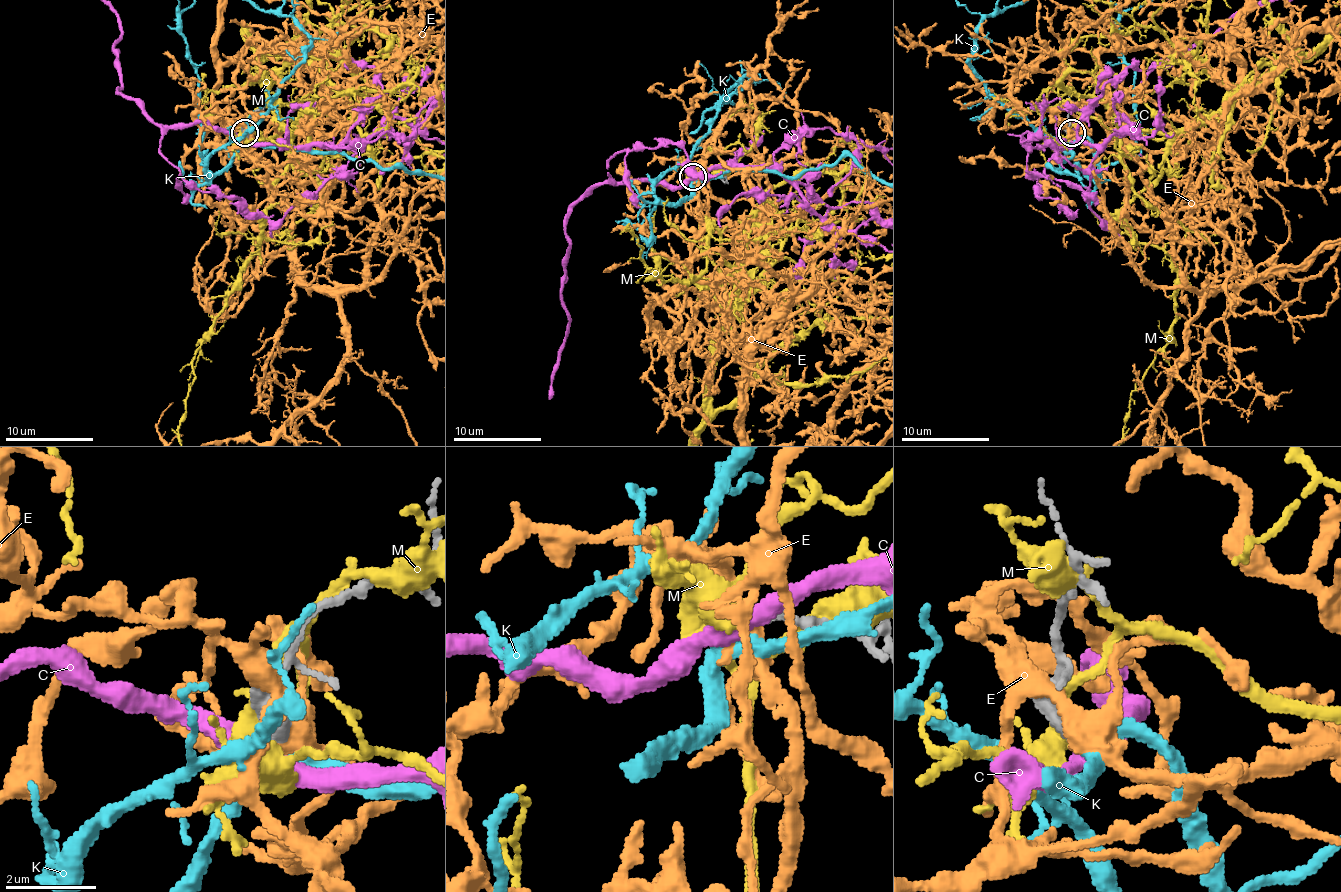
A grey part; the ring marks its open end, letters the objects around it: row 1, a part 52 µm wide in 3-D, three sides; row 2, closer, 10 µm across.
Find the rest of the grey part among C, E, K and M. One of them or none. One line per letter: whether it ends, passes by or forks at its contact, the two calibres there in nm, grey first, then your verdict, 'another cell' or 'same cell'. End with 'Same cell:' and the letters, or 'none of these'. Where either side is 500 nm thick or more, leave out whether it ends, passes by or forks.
C: calibres 550 and 360 nm; another cell
E: it forks; calibres 460 and 320 nm; another cell
K: it passes by; calibres 460 and 320 nm; same cell
M: calibres 700 and 480 nm; another cell
Same cell: K

